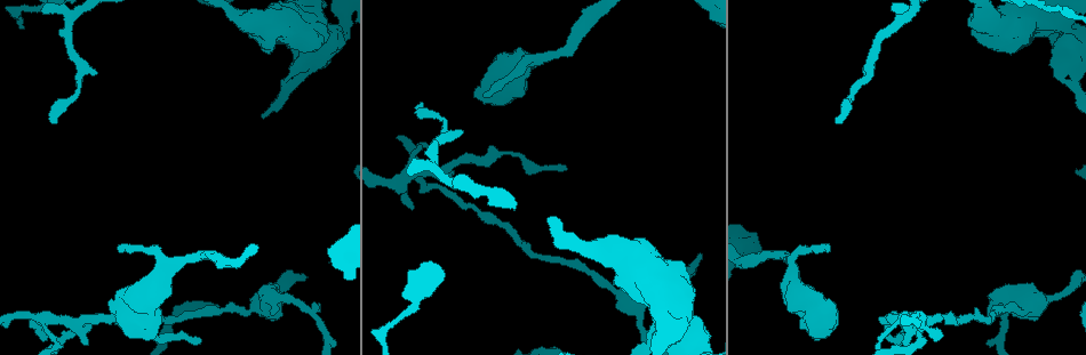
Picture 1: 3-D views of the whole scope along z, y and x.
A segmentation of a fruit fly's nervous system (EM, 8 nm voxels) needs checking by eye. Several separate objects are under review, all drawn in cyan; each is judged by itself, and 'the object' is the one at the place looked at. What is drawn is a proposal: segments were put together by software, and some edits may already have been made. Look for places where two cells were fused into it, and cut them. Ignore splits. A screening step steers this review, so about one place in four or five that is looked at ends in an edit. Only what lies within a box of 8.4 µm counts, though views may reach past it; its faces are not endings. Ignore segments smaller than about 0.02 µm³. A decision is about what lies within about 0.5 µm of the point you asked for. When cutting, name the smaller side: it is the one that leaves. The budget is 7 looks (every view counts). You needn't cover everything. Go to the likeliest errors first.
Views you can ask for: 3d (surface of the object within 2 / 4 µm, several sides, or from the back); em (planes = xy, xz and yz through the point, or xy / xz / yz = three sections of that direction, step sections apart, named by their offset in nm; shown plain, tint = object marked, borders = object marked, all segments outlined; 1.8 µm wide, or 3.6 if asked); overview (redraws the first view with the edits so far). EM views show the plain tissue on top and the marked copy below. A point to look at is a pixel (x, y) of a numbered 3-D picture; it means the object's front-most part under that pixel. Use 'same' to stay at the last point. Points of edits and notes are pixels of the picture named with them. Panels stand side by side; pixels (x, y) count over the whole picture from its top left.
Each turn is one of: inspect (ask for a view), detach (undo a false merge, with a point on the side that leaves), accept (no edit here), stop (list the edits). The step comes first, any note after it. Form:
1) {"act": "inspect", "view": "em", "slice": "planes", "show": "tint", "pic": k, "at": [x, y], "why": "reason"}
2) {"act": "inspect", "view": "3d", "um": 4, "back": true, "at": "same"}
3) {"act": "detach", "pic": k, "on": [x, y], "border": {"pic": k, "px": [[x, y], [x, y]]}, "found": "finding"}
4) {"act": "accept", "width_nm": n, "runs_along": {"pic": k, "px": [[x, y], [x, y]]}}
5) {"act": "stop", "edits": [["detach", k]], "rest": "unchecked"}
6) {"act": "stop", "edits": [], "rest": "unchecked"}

{"act": "inspect", "view": "em", "slice": "planes", "show": "tint", "pic": 1, "at": [446, 172]}

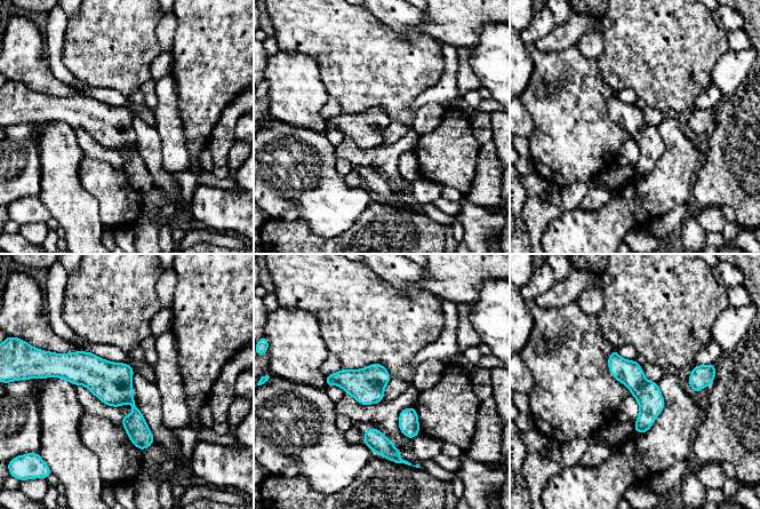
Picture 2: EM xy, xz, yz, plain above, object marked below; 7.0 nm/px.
{"act": "accept", "width_nm": 180, "found": "one cell here"}

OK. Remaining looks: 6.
{"act": "inspect", "view": "3d", "um": 4, "pic": 1, "at": [445, 123], "why": "a narrow waist"}

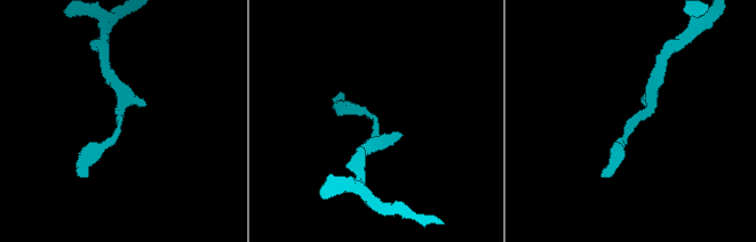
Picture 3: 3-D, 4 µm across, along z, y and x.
{"act": "inspect", "view": "em", "um": 3.6, "slice": "xy", "step": 16, "show": "tint", "pic": 3, "at": [629, 125]}

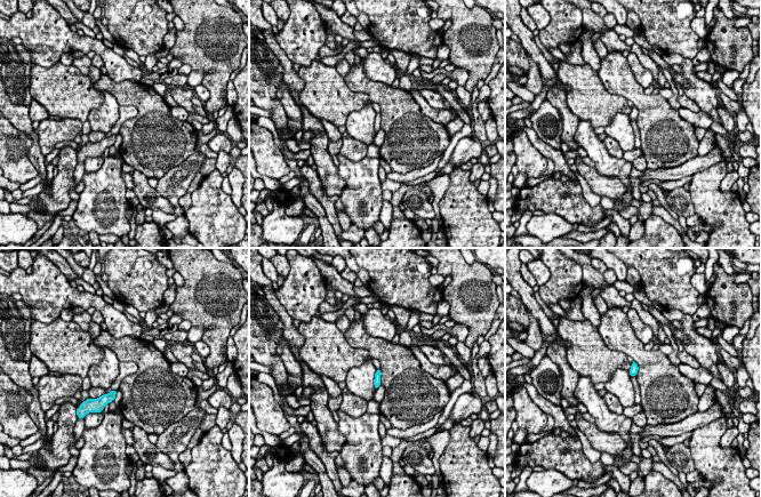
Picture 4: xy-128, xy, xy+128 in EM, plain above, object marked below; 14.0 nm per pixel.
{"act": "inspect", "view": "em", "um": 3.6, "slice": "planes", "show": "tint", "at": "same"}

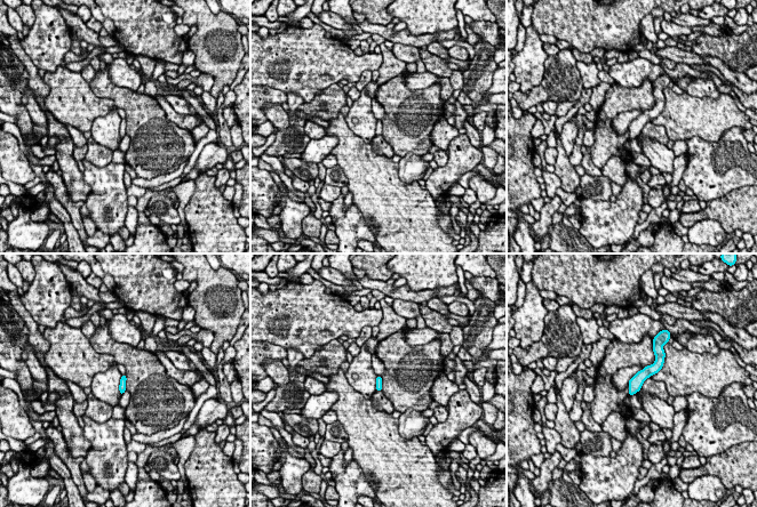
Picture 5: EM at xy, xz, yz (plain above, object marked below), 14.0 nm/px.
{"act": "accept", "width_nm": 100, "runs_along": {"pic": 5, "px": [[660, 361], [635, 384], [631, 391]]}, "found": "all the same cell"}

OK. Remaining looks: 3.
{"act": "inspect", "view": "3d", "um": 4, "pic": 1, "at": [1050, 18], "why": "thick turns thin"}

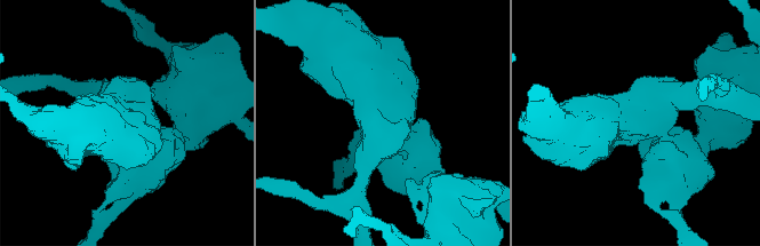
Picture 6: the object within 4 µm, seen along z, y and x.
{"act": "inspect", "view": "em", "slice": "planes", "show": "tint", "pic": 6, "at": [392, 117], "arms": 3, "arm_widths_nm": [400, 500, 850], "why": "now the EM"}

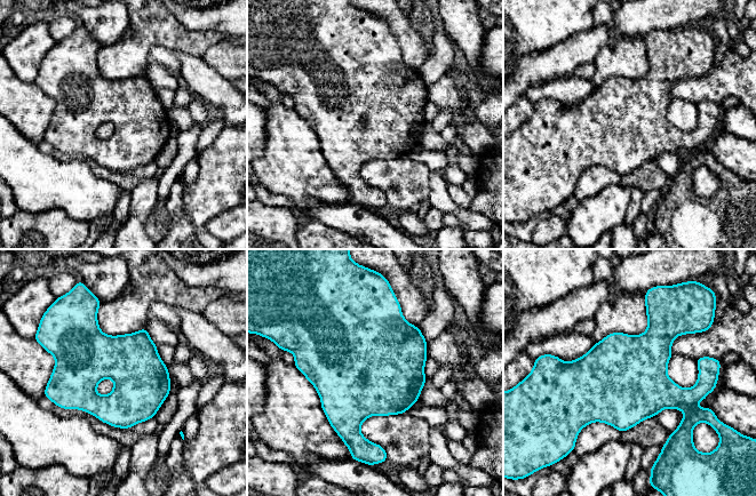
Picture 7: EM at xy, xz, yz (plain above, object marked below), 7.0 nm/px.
{"act": "detach", "pic": 7, "on": [679, 442], "border": {"pic": 7, "px": [[694, 406], [686, 412]]}, "found": "two cells meet here"}

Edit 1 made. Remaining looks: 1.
{"act": "stop", "edits": [["detach", 7]], "rest": "unchecked"}

